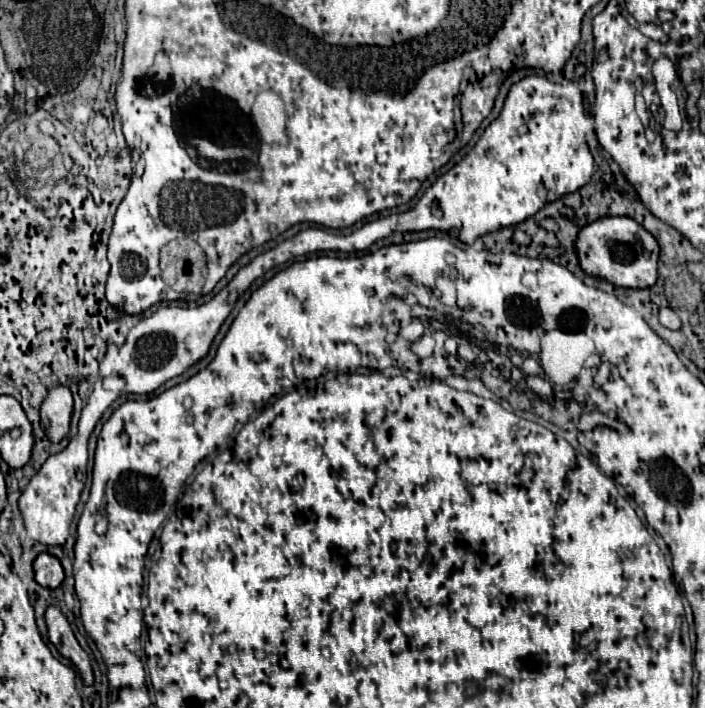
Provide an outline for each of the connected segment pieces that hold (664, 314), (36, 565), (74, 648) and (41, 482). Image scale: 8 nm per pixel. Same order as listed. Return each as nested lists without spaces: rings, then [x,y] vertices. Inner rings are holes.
[[[663,308],[663,310],[659,312],[659,320],[661,320],[661,324],[667,326],[669,330],[679,330],[679,328],[681,328],[681,320],[679,320],[679,316],[677,316],[671,308]]]
[[[47,552],[37,556],[37,560],[33,562],[33,570],[35,580],[45,588],[57,588],[63,582],[63,568],[59,560]]]
[[[49,606],[45,612],[45,620],[47,620],[47,628],[49,628],[49,640],[51,644],[55,644],[55,648],[59,650],[61,656],[69,658],[77,670],[81,672],[81,678],[87,686],[93,684],[93,670],[91,670],[91,660],[87,656],[87,652],[79,646],[67,618],[63,616],[63,612],[55,606]]]
[[[103,388],[93,390],[87,406],[83,408],[77,436],[69,442],[69,446],[63,452],[49,456],[49,460],[41,466],[41,470],[31,478],[31,482],[23,490],[23,494],[19,498],[19,510],[23,514],[27,534],[31,534],[33,540],[37,540],[45,546],[63,546],[65,544],[65,540],[69,536],[69,524],[75,514],[75,506],[77,506],[79,496],[87,482],[87,440],[89,440],[97,420],[111,406],[111,402],[113,402],[113,392],[105,392]]]

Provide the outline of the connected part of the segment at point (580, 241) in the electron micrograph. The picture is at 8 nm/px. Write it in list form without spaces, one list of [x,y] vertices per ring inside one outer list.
[[[605,216],[583,226],[577,234],[577,258],[587,276],[607,280],[621,288],[649,288],[657,280],[657,240],[627,216]]]

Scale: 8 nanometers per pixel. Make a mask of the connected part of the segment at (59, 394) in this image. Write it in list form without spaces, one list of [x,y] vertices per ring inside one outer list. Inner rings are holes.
[[[67,386],[51,388],[47,398],[41,404],[41,424],[45,428],[45,436],[51,442],[61,442],[69,432],[73,412],[73,396]]]

